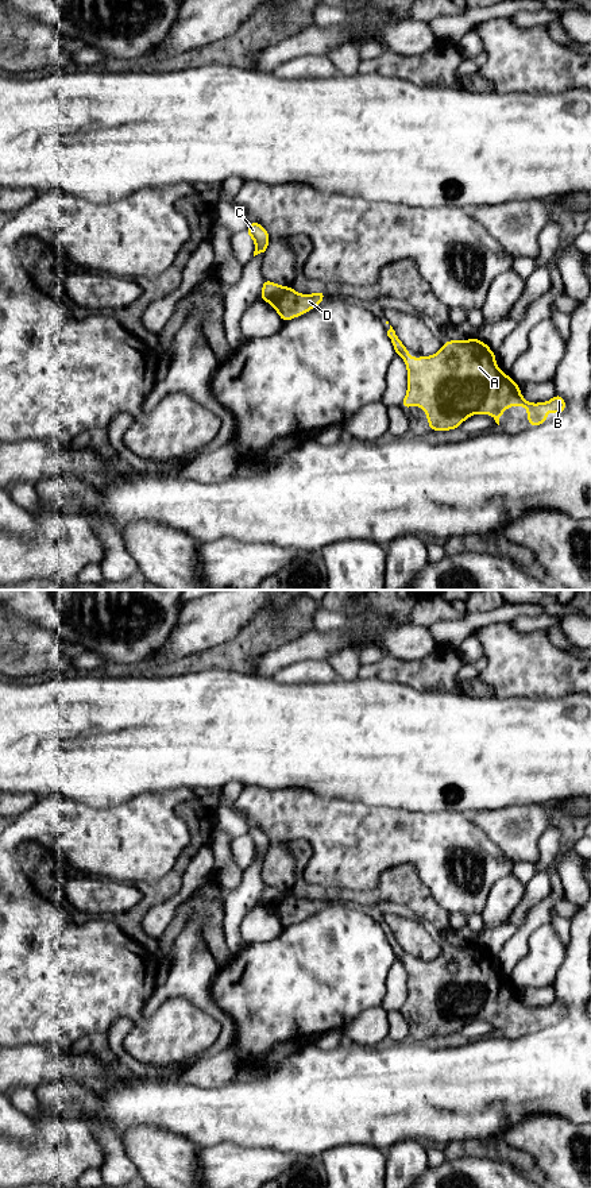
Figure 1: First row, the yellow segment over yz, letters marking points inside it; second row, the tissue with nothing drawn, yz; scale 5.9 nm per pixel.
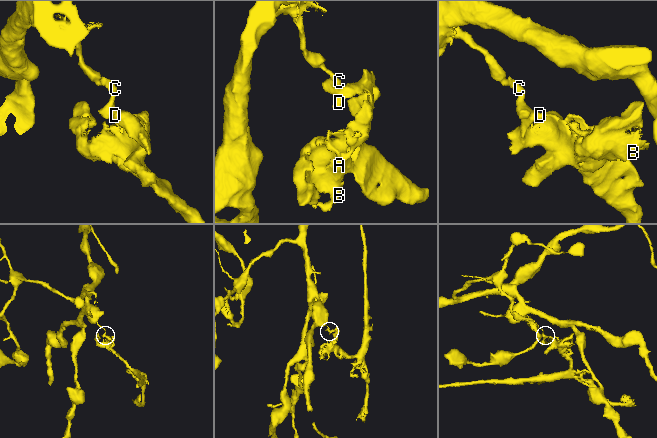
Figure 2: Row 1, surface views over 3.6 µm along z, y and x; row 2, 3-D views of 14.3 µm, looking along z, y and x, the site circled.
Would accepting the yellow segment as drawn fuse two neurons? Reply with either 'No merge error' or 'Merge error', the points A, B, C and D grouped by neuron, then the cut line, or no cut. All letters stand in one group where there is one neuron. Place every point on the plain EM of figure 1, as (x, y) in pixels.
Merge error. Groups: A B D / C. Split along yz (286, 893), (273, 909)

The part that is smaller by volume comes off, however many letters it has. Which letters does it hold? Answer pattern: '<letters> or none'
A, B, D

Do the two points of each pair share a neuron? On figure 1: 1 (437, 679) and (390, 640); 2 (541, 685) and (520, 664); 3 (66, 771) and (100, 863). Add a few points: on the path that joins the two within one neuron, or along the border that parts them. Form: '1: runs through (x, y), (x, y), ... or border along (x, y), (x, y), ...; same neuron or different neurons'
1: border along (437, 645), (421, 659), (397, 660), (385, 656); different neurons
2: runs through (536, 679), (525, 668); same neuron
3: border along (46, 795), (64, 795), (92, 806), (108, 807); different neurons

